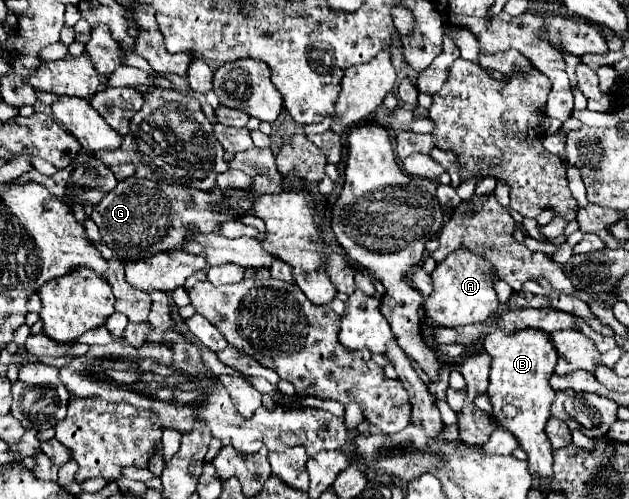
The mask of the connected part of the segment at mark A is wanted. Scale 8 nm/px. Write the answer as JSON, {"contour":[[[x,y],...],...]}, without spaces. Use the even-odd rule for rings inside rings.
{"contour":[[[462,248],[450,254],[446,260],[438,262],[436,270],[430,274],[432,278],[432,294],[424,302],[426,316],[440,326],[468,326],[486,322],[490,316],[498,312],[498,298],[494,292],[494,270],[490,270],[490,262],[486,258],[478,258],[470,254],[470,250]]]}

